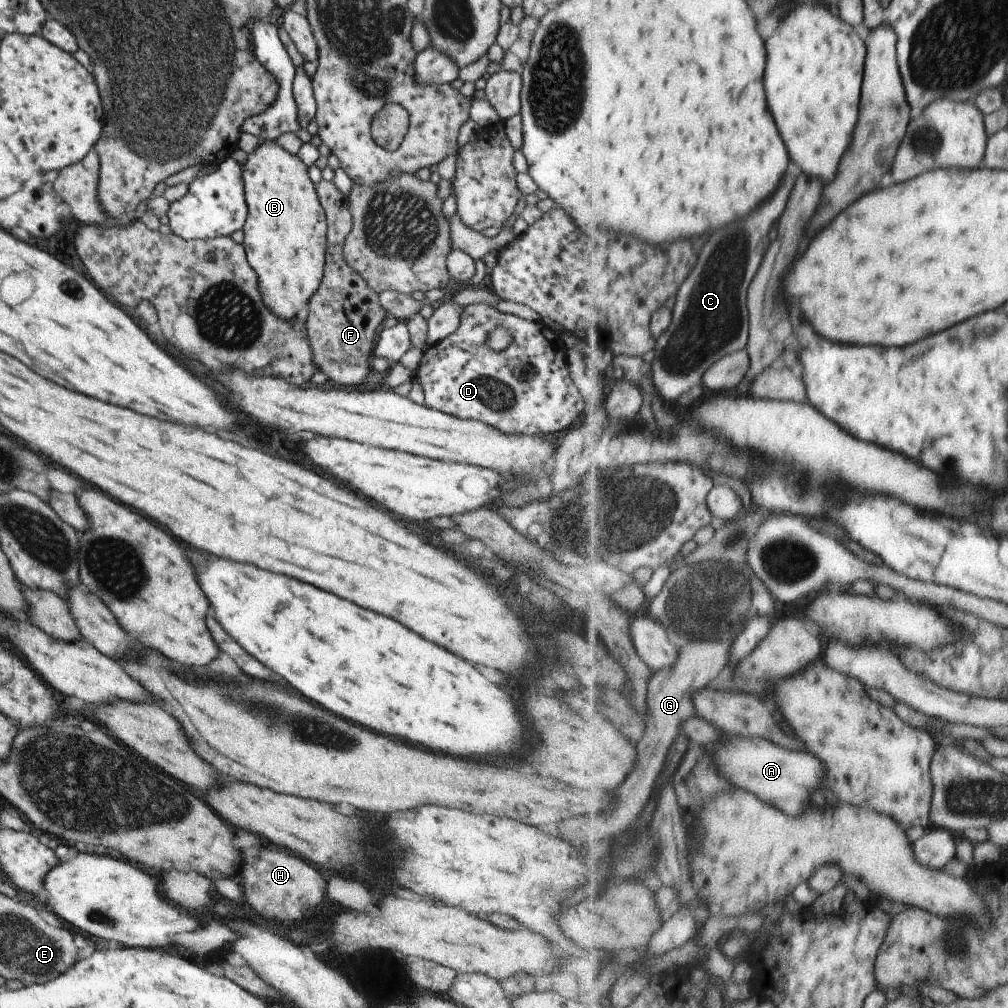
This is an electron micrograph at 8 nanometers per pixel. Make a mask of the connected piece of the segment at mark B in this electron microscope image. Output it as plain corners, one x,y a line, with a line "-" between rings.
275,140
261,141
252,153
247,154
246,161
241,164
242,182
245,190
245,201
247,204
247,219
243,226
244,242
243,247
247,256
248,264
258,274
260,280
260,292
262,292
263,301
267,307
280,318
291,321
292,317
296,317
300,308
309,302
309,298
316,292
323,279
323,270
326,262
326,247
327,247
327,218
322,208
321,202
314,183
308,175
308,167
302,160
295,154
288,152
282,148

